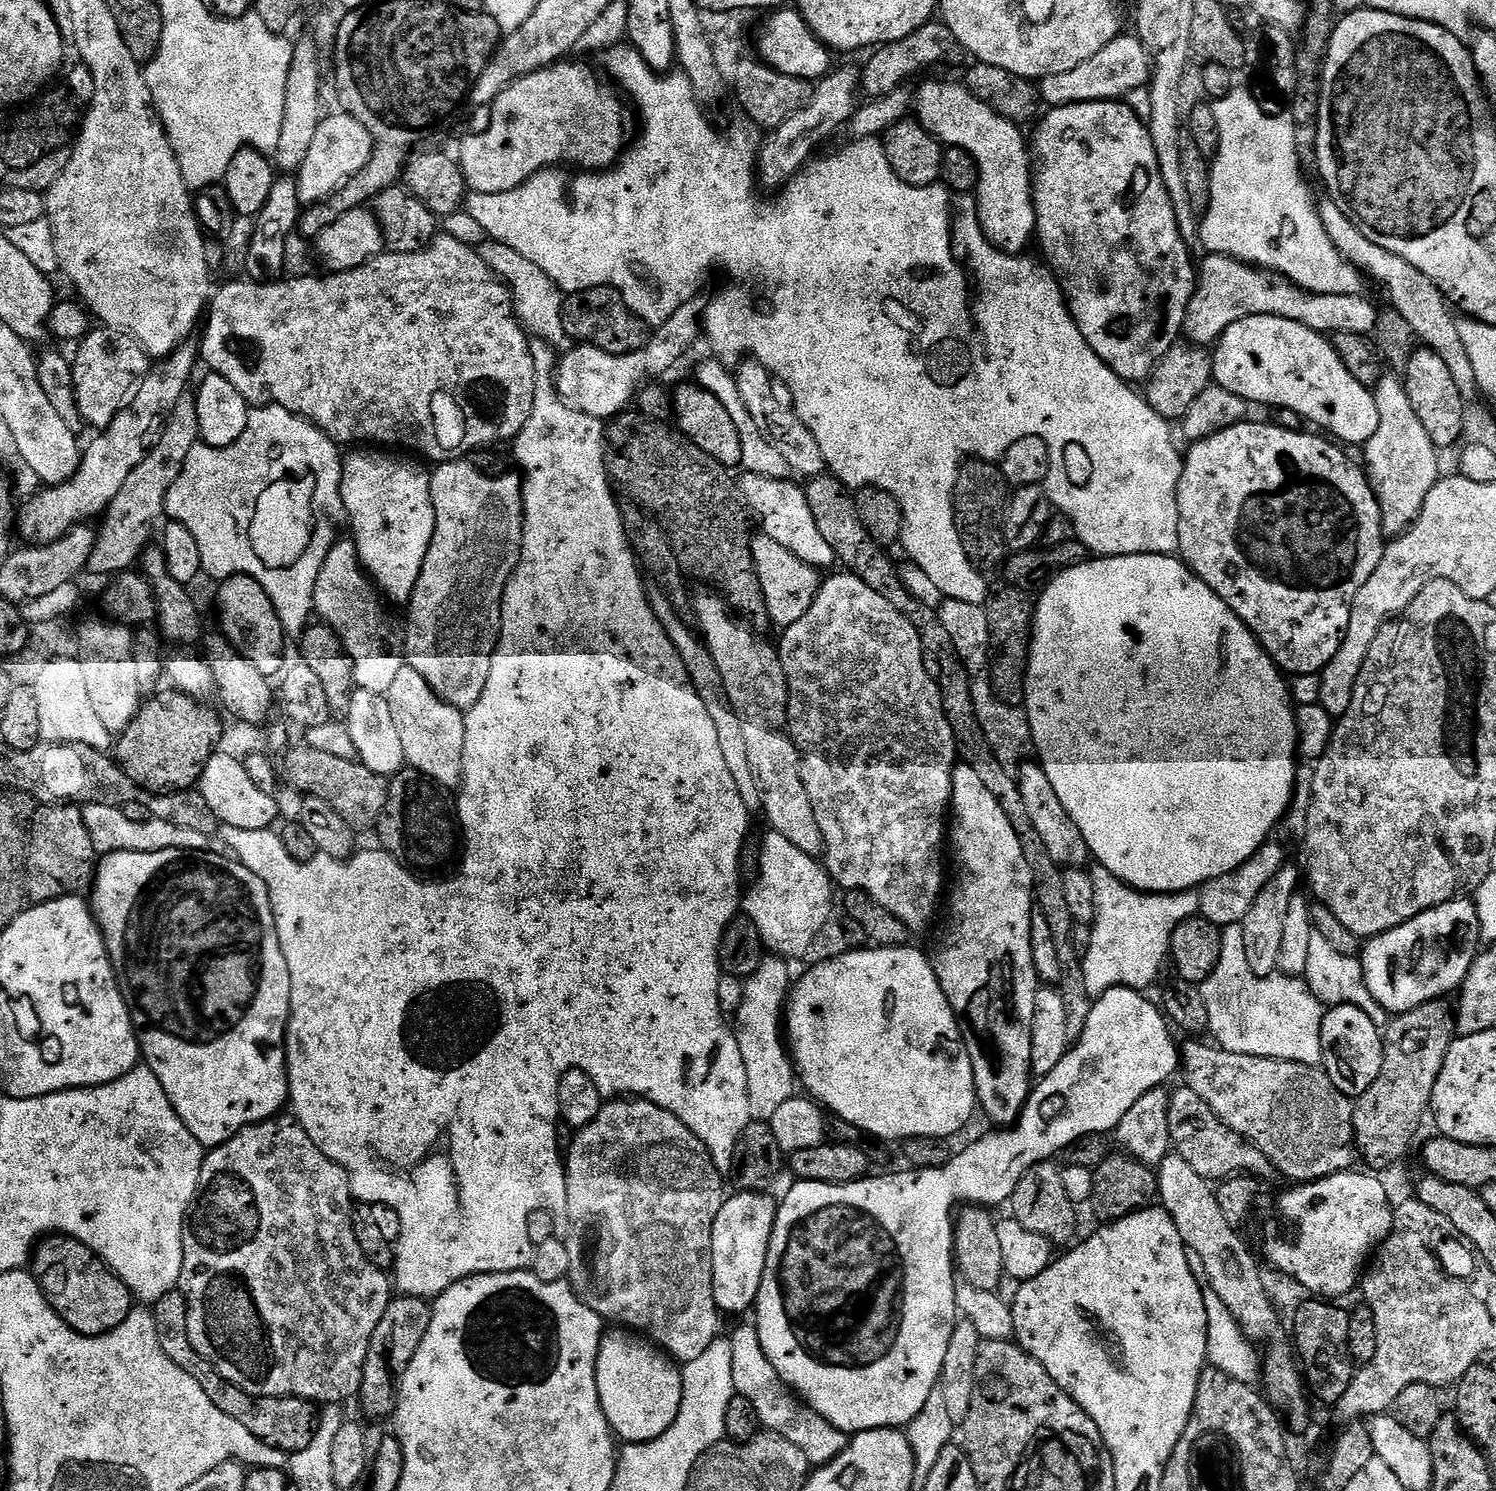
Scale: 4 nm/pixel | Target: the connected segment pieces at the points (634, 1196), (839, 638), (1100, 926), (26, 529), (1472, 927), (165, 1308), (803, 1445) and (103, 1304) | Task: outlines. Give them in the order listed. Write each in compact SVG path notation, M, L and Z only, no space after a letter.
M612 1098L603 1105L601 1111L597 1114L592 1122L586 1125L584 1128L579 1129L575 1133L576 1137L572 1140L572 1145L569 1146L568 1152L566 1148L566 1163L562 1168L562 1194L568 1200L568 1211L566 1213L566 1220L572 1223L572 1237L567 1237L566 1243L568 1245L568 1253L570 1254L570 1270L566 1277L567 1283L571 1284L576 1295L592 1307L594 1311L600 1316L601 1321L608 1322L613 1320L613 1325L623 1326L628 1330L635 1330L637 1333L643 1334L651 1343L659 1346L673 1361L687 1362L694 1358L699 1358L700 1355L706 1354L706 1346L710 1346L721 1335L720 1332L720 1319L722 1319L722 1313L719 1308L716 1307L714 1302L714 1270L712 1269L712 1235L714 1234L714 1222L718 1218L718 1210L722 1210L726 1199L726 1191L724 1192L724 1182L726 1186L725 1177L716 1169L716 1163L712 1161L712 1157L708 1155L708 1147L704 1145L695 1134L689 1128L686 1127L672 1112L662 1110L654 1102L649 1100L641 1100L639 1098Z
M841 571L841 576L832 576L823 581L806 614L798 618L788 628L783 629L781 640L778 640L780 661L784 673L788 675L788 702L790 716L794 721L801 720L804 724L817 724L820 728L791 729L790 735L796 751L800 753L800 781L806 786L806 794L814 806L814 818L818 822L818 830L824 839L822 849L822 864L827 869L833 885L840 884L844 890L856 889L864 892L878 906L884 907L894 918L898 918L909 933L920 932L932 920L936 912L936 903L939 902L940 884L942 878L940 861L944 856L940 847L946 844L946 817L950 812L952 802L952 771L956 769L958 757L956 744L953 742L950 722L944 713L942 698L934 678L924 665L924 651L922 642L918 638L918 630L906 617L901 614L878 590L870 590L862 578L852 575L851 572Z
M1091 869L1094 888L1095 920L1090 925L1092 937L1082 961L1088 995L1098 998L1112 988L1148 990L1156 980L1172 947L1172 932L1182 922L1193 919L1200 910L1200 893L1142 892L1123 884L1110 870Z
M188 346L181 347L172 353L171 356L161 359L160 364L151 369L148 375L136 385L130 399L125 403L123 410L110 422L110 426L99 433L100 436L92 445L83 449L78 470L65 484L54 484L45 487L44 492L37 494L33 500L28 500L18 508L18 536L24 539L25 545L44 545L62 539L76 525L83 525L85 522L92 522L96 516L103 517L108 511L114 498L118 498L118 490L122 490L126 478L130 478L130 473L134 471L134 466L138 466L144 461L145 455L150 445L157 444L162 438L164 427L168 424L174 406L180 401L181 395L189 391L188 375L192 372L192 363L198 360L197 353L188 349Z
M1457 898L1437 908L1418 914L1410 922L1398 926L1380 936L1373 936L1367 941L1362 955L1364 984L1368 988L1368 996L1376 999L1388 1014L1409 1012L1431 1000L1447 997L1447 992L1455 993L1463 984L1470 970L1472 961L1478 955L1480 940L1480 923L1476 913L1476 905L1471 899Z
M178 1290L155 1301L151 1314L158 1330L158 1342L166 1352L166 1358L170 1358L174 1366L186 1370L186 1374L190 1374L190 1378L194 1378L194 1382L198 1382L198 1386L206 1390L206 1398L210 1398L210 1402L214 1402L214 1406L218 1406L222 1414L230 1414L234 1422L242 1422L242 1426L246 1426L246 1430L250 1430L254 1438L272 1448L291 1454L306 1450L306 1446L310 1446L318 1423L318 1408L313 1401L299 1400L293 1396L251 1396L219 1376L214 1366L206 1362L206 1358L202 1358L202 1354L198 1354L198 1350L194 1350L190 1342L188 1303Z
M748 1322L744 1324L736 1333L730 1336L732 1341L732 1357L734 1358L734 1386L736 1387L736 1396L746 1399L752 1403L752 1408L756 1411L756 1416L761 1420L763 1427L770 1432L777 1432L782 1438L786 1438L789 1442L794 1442L794 1446L798 1446L798 1450L802 1450L802 1454L806 1454L809 1465L823 1466L831 1462L834 1458L838 1458L838 1454L842 1454L842 1450L846 1450L850 1439L849 1433L838 1430L830 1422L826 1422L826 1418L822 1418L808 1407L803 1400L797 1398L792 1389L784 1383L784 1379L774 1370L774 1366L766 1358L766 1354L762 1350L762 1342L760 1335L756 1329L755 1323Z
M52 1234L41 1239L34 1249L30 1268L53 1310L84 1336L110 1332L126 1322L132 1313L134 1297L131 1290L93 1249L70 1236Z

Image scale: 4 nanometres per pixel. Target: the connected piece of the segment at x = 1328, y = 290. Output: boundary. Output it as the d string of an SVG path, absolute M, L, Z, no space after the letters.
M1233 87L1224 96L1219 97L1211 105L1214 119L1218 126L1218 148L1216 155L1210 160L1210 202L1208 212L1205 213L1199 221L1200 243L1205 253L1214 256L1229 256L1242 264L1255 266L1260 270L1267 270L1269 273L1275 274L1277 277L1283 278L1289 284L1295 284L1297 288L1303 288L1305 292L1317 292L1318 294L1350 294L1357 295L1361 291L1360 282L1357 277L1356 268L1352 267L1347 260L1344 260L1334 244L1327 237L1326 230L1323 229L1323 224L1320 221L1317 205L1313 202L1308 194L1307 188L1304 186L1305 177L1302 175L1300 167L1300 159L1296 153L1296 133L1291 130L1285 130L1281 136L1276 136L1276 128L1285 127L1286 120L1280 116L1267 116L1260 109L1260 104L1247 92L1244 88Z

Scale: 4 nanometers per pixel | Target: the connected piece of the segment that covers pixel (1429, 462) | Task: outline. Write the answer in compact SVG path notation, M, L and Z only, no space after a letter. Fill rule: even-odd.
M1407 398L1400 400L1400 420L1377 419L1374 438L1366 441L1363 463L1366 465L1368 483L1380 504L1380 517L1384 535L1395 538L1405 532L1418 518L1426 502L1426 494L1440 479L1442 469L1436 443L1426 434L1426 426L1418 422L1418 414Z

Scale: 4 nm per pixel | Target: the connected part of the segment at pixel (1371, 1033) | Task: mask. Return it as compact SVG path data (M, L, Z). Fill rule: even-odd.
M1351 1002L1329 1007L1320 1030L1322 1067L1330 1074L1330 1082L1334 1082L1334 1086L1338 1086L1338 1090L1349 1098L1370 1090L1370 1086L1374 1086L1374 1078L1378 1078L1382 1070L1384 1038L1381 1029L1376 1029L1375 1022L1366 1013L1364 1008L1354 1006Z

